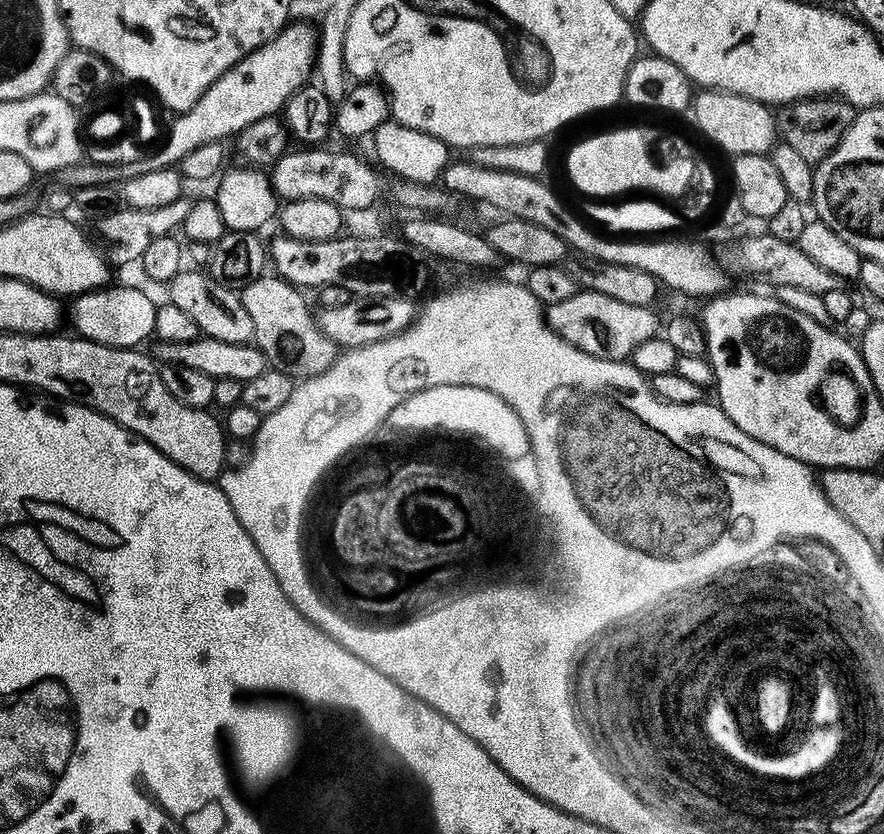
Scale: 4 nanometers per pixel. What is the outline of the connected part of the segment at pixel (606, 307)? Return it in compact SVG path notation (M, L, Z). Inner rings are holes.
M578 290L574 298L565 298L554 306L547 306L546 319L550 330L570 342L570 346L594 358L627 361L642 342L654 338L661 331L662 320L652 311L651 307L629 306L626 302L606 298L606 294Z

